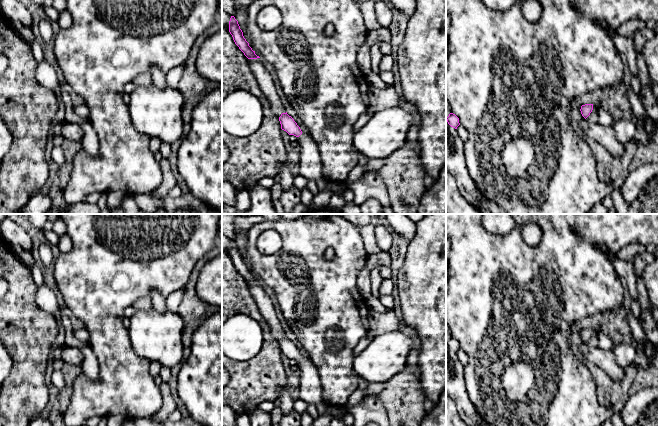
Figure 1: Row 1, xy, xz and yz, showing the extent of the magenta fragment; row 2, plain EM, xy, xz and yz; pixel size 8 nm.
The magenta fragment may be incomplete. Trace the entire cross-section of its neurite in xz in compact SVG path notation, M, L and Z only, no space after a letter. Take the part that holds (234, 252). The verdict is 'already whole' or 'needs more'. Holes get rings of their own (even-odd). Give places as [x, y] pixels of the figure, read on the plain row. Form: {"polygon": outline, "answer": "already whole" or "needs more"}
{"polygon": "M231 240L229 245L229 256L232 259L235 268L248 283L260 282L255 278L255 275L252 274L252 272L249 270L249 267L244 262L243 256L240 253L238 245L235 243L234 240Z", "answer": "already whole"}

